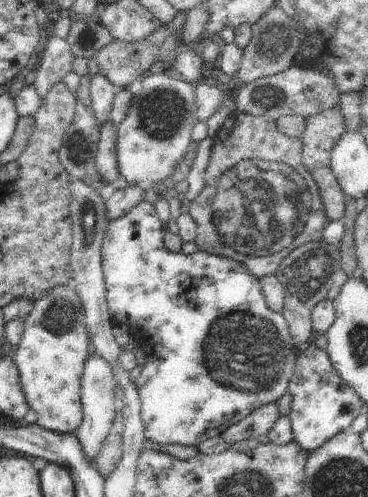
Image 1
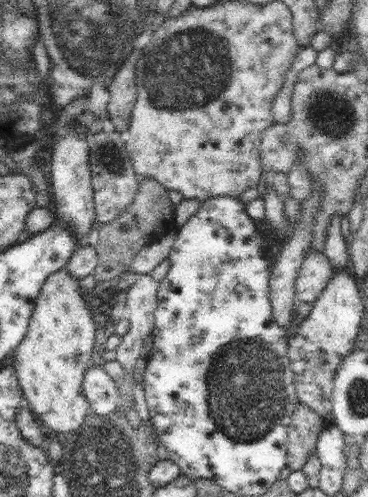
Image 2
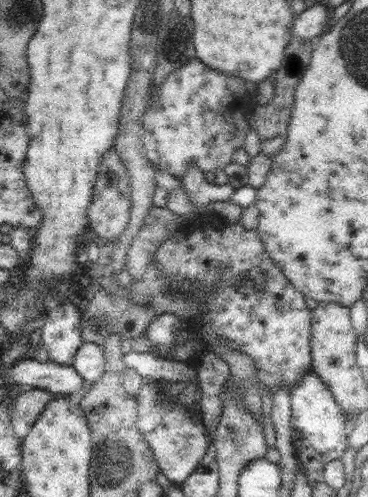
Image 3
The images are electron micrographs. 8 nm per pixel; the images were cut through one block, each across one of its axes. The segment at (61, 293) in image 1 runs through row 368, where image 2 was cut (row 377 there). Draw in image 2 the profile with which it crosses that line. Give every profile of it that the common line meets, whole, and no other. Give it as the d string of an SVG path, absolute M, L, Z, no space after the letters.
M65 268L49 274L35 300L29 328L13 354L13 368L21 392L27 398L27 408L33 412L45 432L61 432L67 436L81 428L89 410L83 394L83 374L91 366L95 344L95 324L89 304L83 300L79 280L71 278Z

